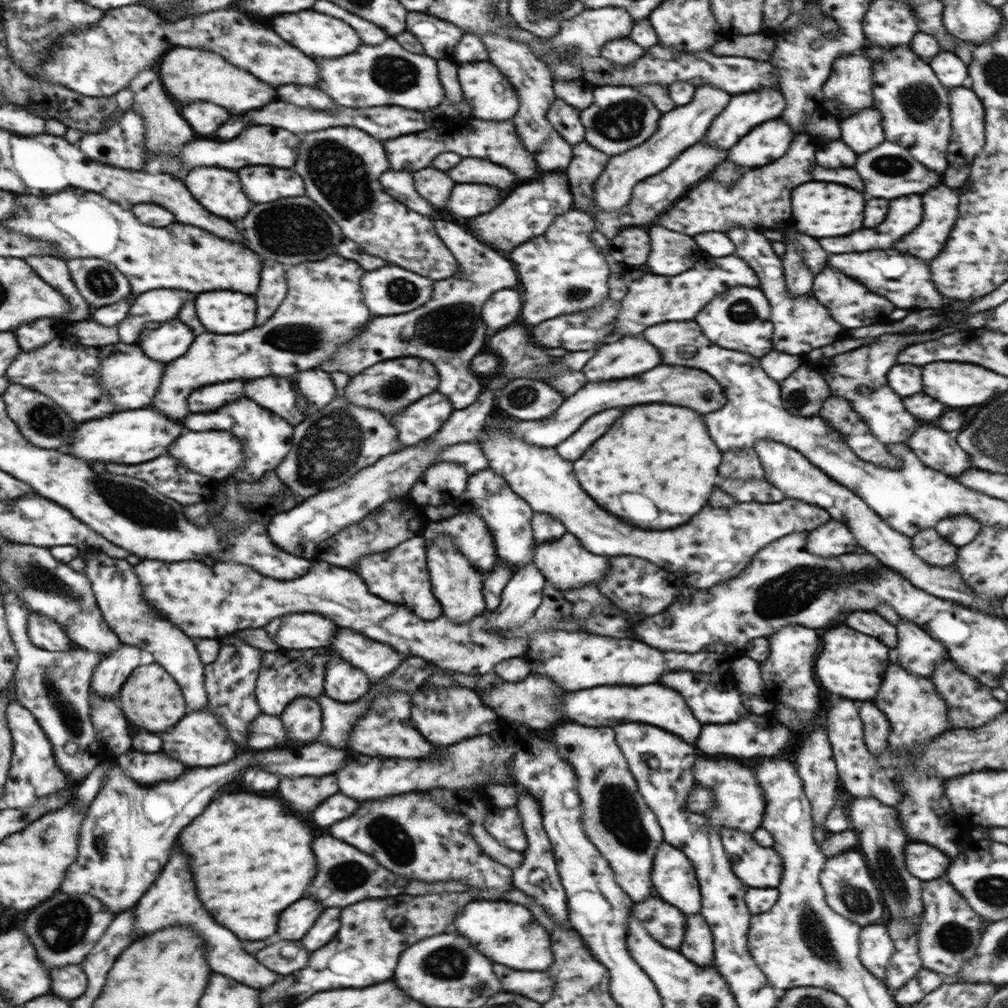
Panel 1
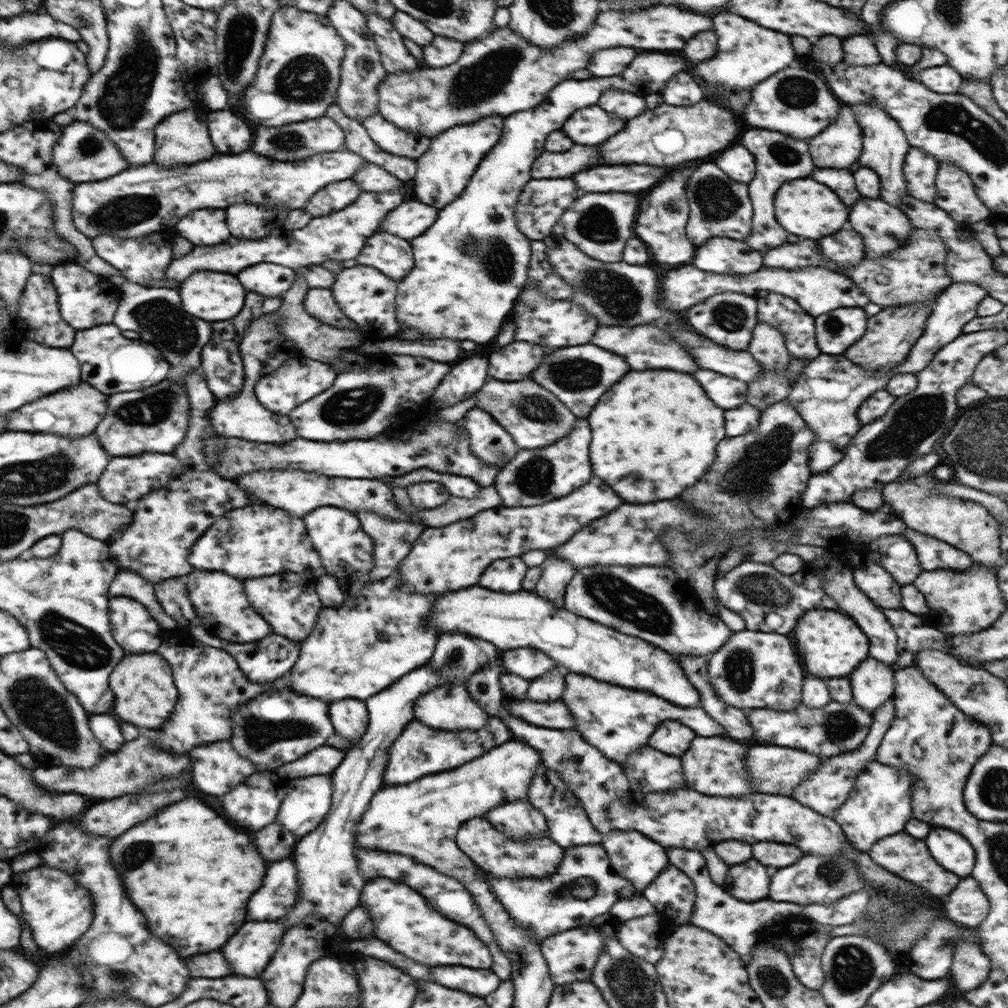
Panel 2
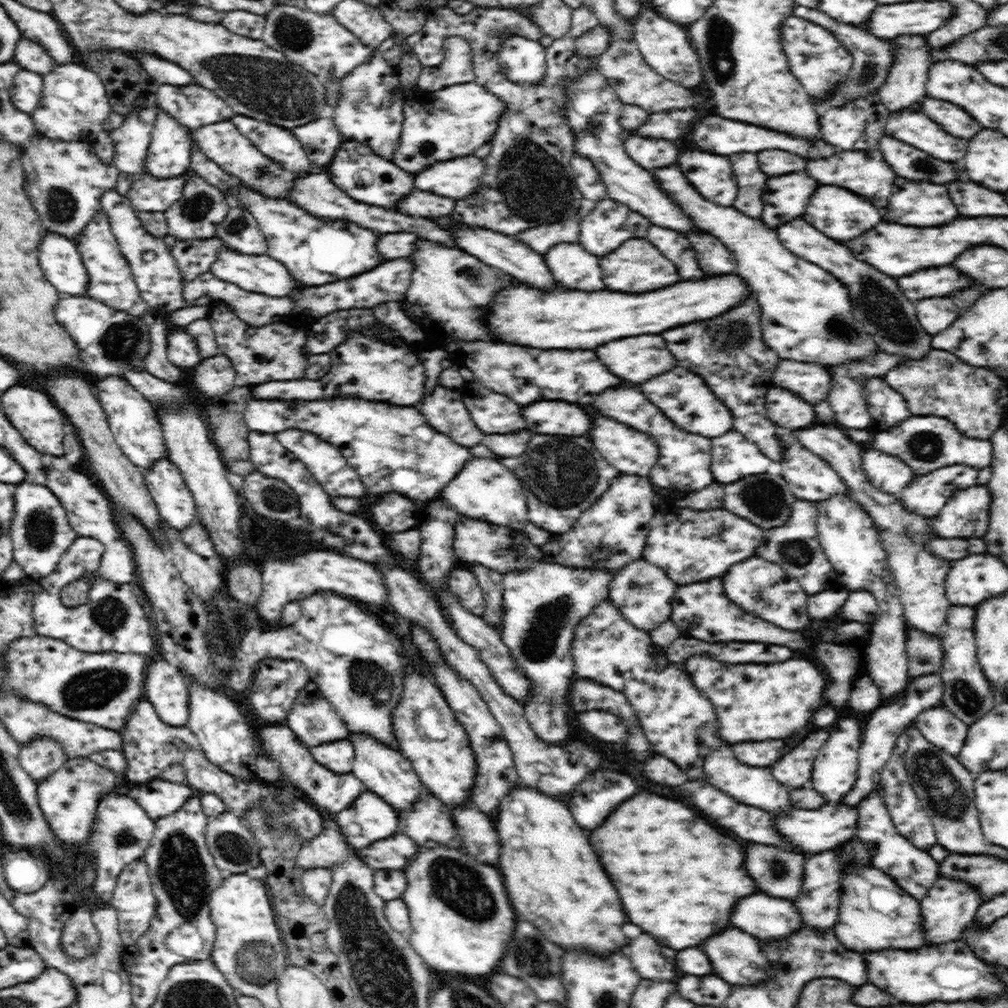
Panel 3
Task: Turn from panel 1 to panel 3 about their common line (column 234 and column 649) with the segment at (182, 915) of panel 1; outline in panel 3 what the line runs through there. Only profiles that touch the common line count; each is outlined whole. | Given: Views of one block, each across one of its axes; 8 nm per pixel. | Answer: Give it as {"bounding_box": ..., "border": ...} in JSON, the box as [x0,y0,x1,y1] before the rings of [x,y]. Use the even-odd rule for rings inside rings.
{"bounding_box":[624,934,676,982],"border":[[[640,934],[632,944],[628,944],[628,948],[624,948],[624,954],[632,960],[632,968],[642,978],[658,982],[676,980],[674,964],[660,954],[660,946],[650,934]]]}

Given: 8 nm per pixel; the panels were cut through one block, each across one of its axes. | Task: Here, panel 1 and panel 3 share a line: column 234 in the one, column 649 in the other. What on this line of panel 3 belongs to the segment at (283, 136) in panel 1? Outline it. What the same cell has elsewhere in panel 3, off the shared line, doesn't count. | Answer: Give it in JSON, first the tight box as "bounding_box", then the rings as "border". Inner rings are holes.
{"bounding_box":[623,134,678,168],"border":[[[630,134],[623,143],[628,156],[644,168],[664,168],[676,164],[678,160],[678,148],[674,146],[674,142],[668,140],[652,140]]]}

